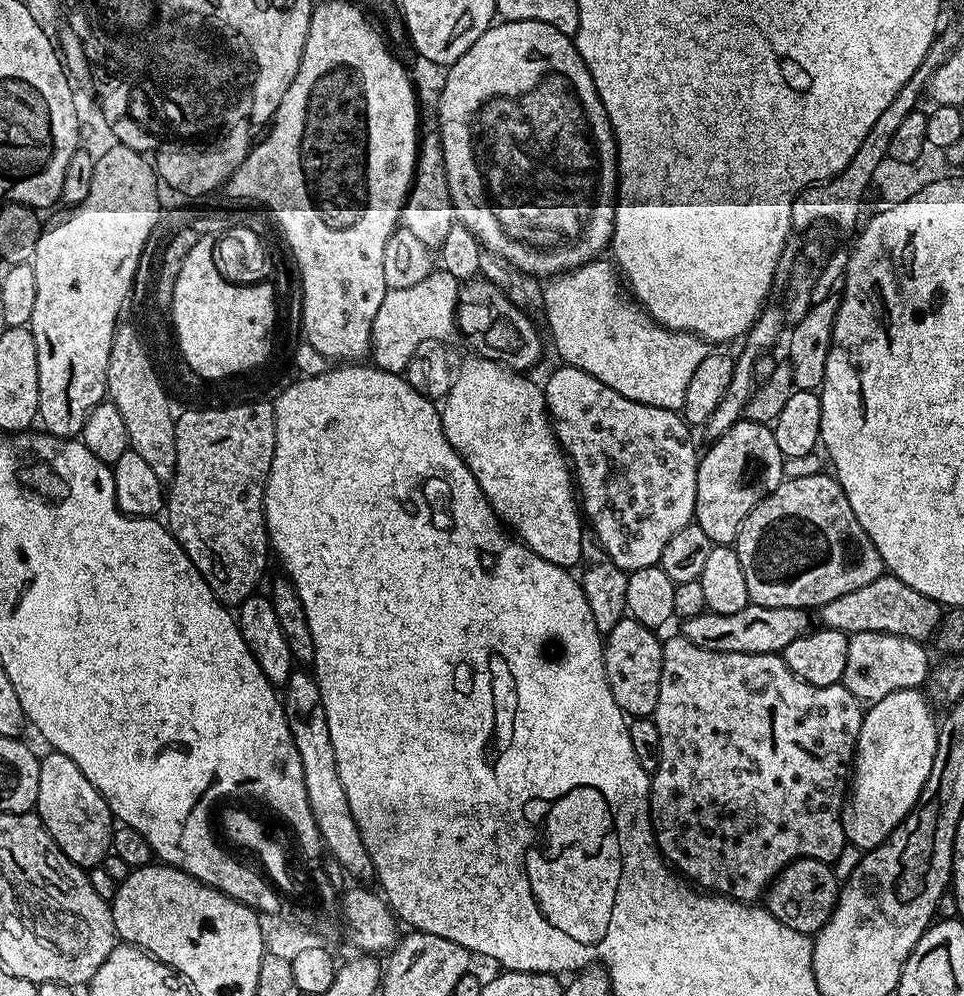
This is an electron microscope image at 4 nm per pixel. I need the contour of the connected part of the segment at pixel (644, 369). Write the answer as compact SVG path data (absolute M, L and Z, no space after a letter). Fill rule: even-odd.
M597 258L581 268L551 277L543 285L543 290L542 320L548 323L552 344L567 367L586 370L586 374L598 378L598 382L610 386L610 390L618 390L618 394L634 402L658 406L671 412L680 412L683 409L686 402L686 386L690 386L694 370L698 370L698 366L708 357L709 341L695 336L693 332L663 328L636 303L635 299L630 298L617 269L604 258Z

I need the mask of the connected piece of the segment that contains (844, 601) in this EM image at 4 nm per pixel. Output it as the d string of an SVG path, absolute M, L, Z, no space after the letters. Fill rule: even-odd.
M891 574L874 578L874 582L867 586L850 590L850 594L841 594L818 609L819 623L830 630L846 632L849 636L859 632L898 634L902 638L921 642L931 641L935 637L941 615L942 606L937 600L926 598L926 594L918 594L914 586L906 586L906 582Z

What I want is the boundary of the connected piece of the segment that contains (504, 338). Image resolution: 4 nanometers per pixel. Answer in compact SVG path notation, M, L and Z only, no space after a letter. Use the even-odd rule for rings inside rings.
M483 278L467 284L460 290L457 305L457 329L466 338L475 355L508 367L512 371L525 373L542 354L542 338L531 315L512 304L501 290Z

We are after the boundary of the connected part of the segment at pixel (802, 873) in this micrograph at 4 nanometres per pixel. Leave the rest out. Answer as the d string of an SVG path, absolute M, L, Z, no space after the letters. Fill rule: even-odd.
M802 858L786 865L776 876L776 879L768 885L766 907L771 916L778 918L778 922L782 922L782 926L790 926L790 930L801 934L815 934L820 931L822 926L826 926L840 897L840 886L841 881L837 880L831 863L814 858Z

